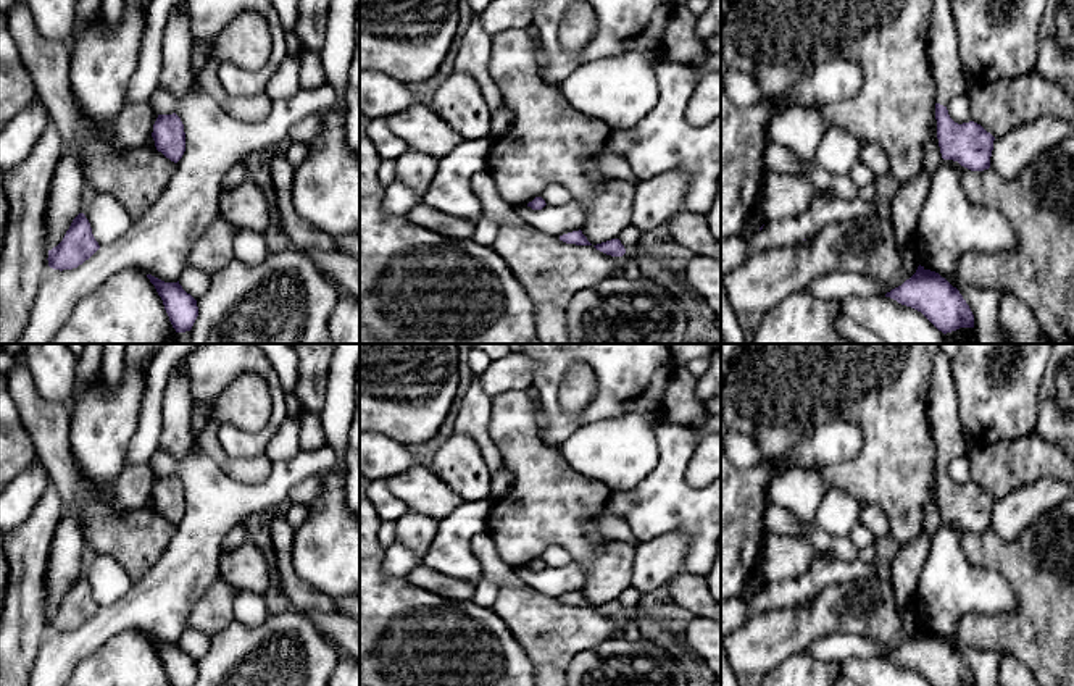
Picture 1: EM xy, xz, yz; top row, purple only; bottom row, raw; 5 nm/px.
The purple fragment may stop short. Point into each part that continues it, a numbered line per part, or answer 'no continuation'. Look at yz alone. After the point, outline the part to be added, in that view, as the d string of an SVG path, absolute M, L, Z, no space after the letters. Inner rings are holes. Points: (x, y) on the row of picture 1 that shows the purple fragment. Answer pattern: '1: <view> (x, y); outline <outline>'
1: yz (950, 76); outline M934 0L929 29L929 65L937 84L935 103L947 107L958 94L968 94L974 86L958 53L958 34L950 0Z

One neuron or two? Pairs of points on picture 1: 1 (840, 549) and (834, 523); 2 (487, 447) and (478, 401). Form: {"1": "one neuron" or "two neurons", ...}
{"1": "two neurons", "2": "one neuron"}

